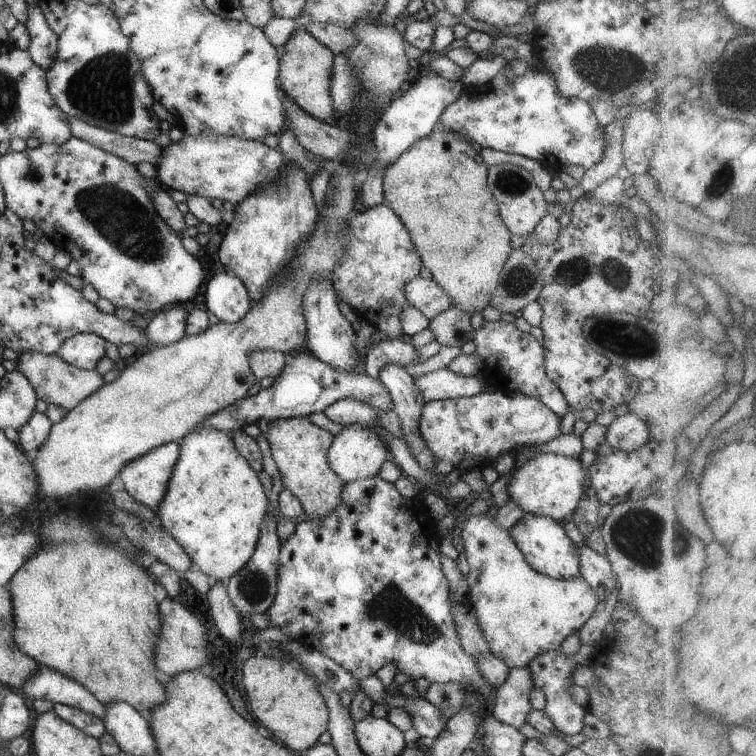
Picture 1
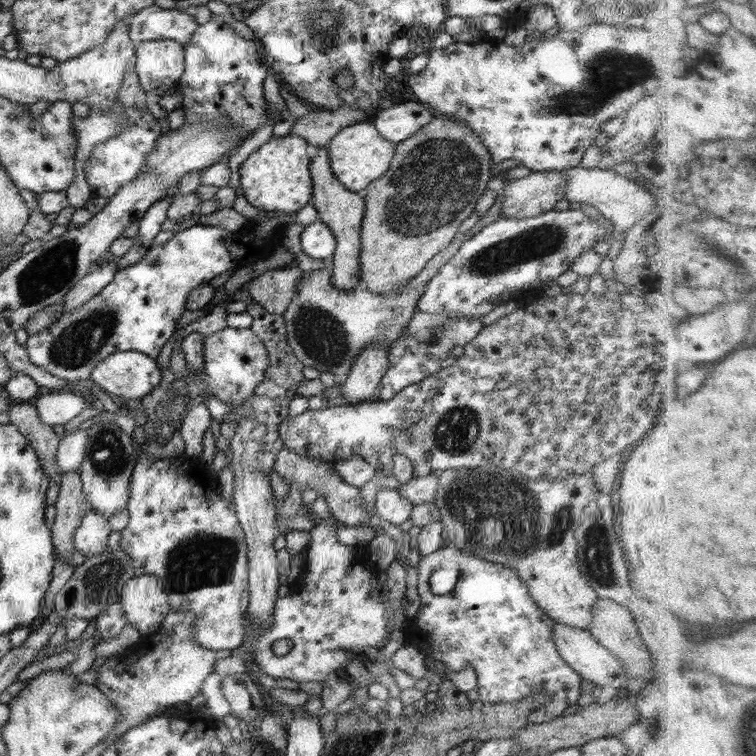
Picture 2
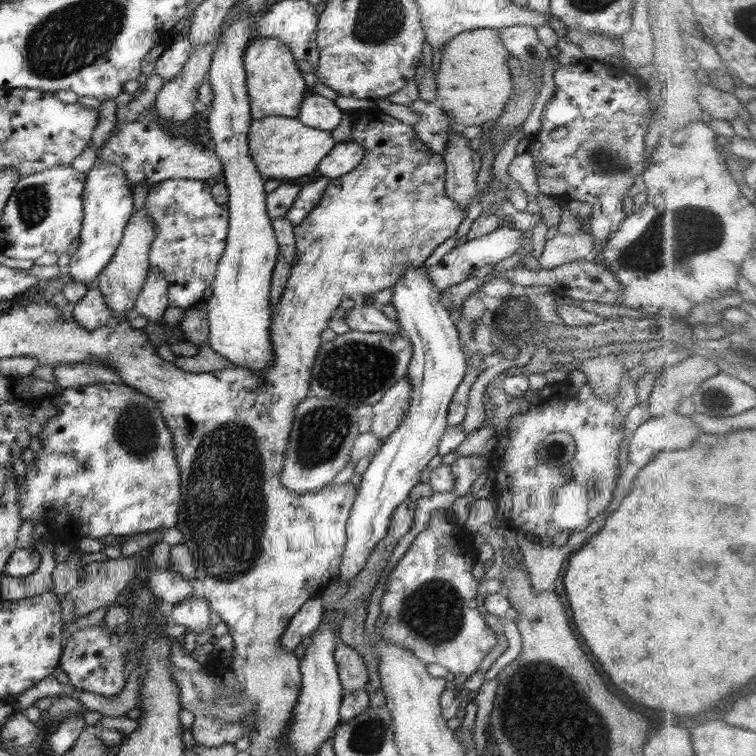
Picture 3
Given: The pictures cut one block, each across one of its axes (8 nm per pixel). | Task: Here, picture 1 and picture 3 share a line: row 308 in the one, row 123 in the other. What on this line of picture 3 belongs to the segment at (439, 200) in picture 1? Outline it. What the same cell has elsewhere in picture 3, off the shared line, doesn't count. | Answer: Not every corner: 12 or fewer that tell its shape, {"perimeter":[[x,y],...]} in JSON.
{"perimeter":[[501,29],[453,36],[435,103],[463,127],[502,115],[513,92]]}

